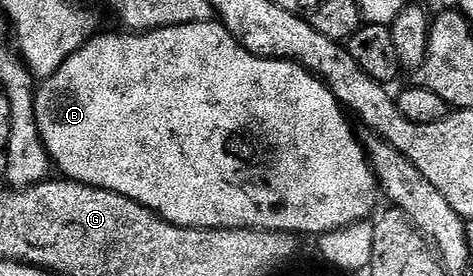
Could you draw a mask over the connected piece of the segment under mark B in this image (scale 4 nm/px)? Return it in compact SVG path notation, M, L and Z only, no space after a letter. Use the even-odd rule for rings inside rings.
M218 22L182 24L138 34L118 31L111 32L108 36L92 36L48 80L42 81L34 89L35 125L39 137L47 148L52 165L56 169L60 168L63 171L60 173L66 179L121 194L145 206L150 212L157 213L165 222L182 228L252 228L258 232L289 232L300 237L303 235L318 238L323 233L341 231L368 219L366 216L375 208L375 192L377 196L375 173L371 171L364 145L361 140L359 144L355 137L339 100L312 72L306 72L302 66L291 60L266 60L254 56L252 52L242 48L231 31Z

